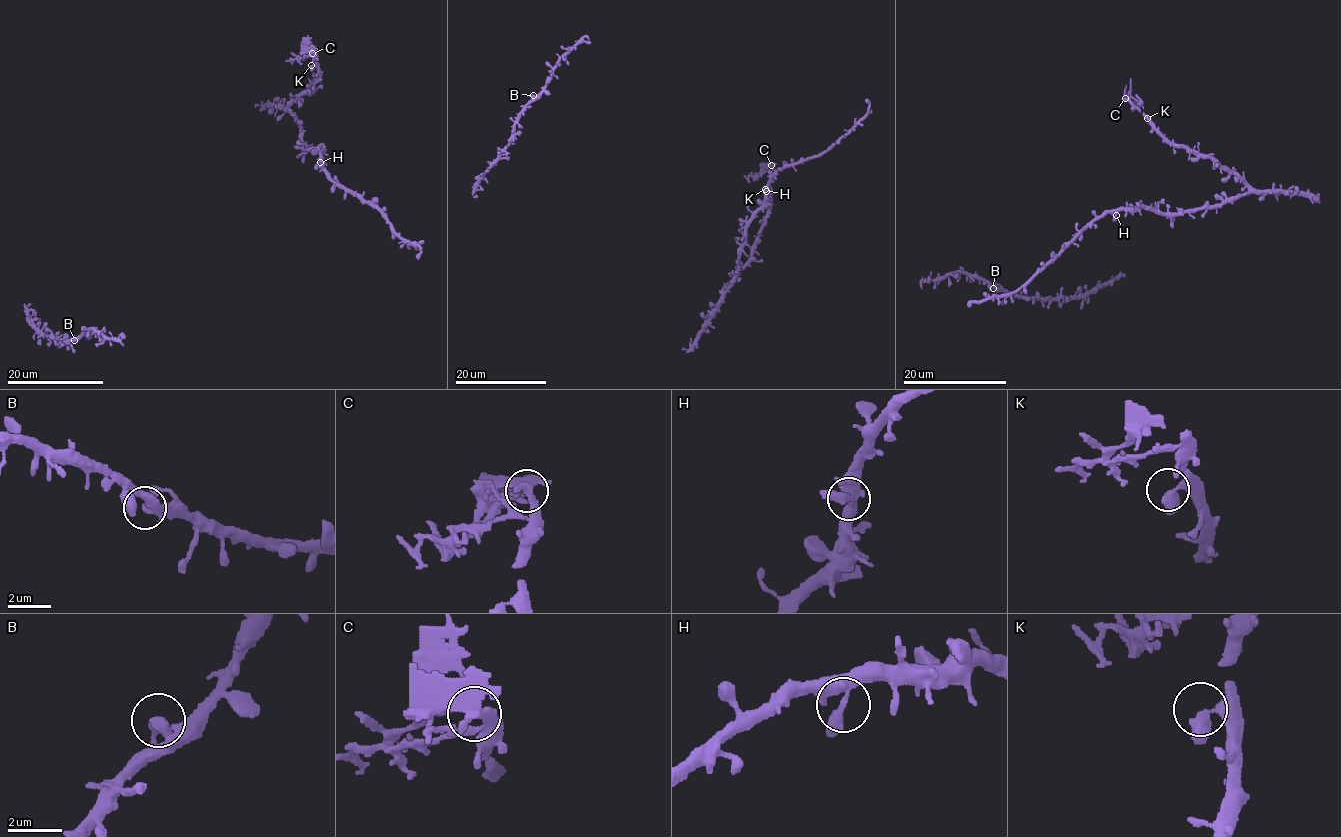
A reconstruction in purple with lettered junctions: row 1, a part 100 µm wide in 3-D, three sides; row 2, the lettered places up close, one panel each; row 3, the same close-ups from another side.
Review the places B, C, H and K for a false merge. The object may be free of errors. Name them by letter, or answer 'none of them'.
C

